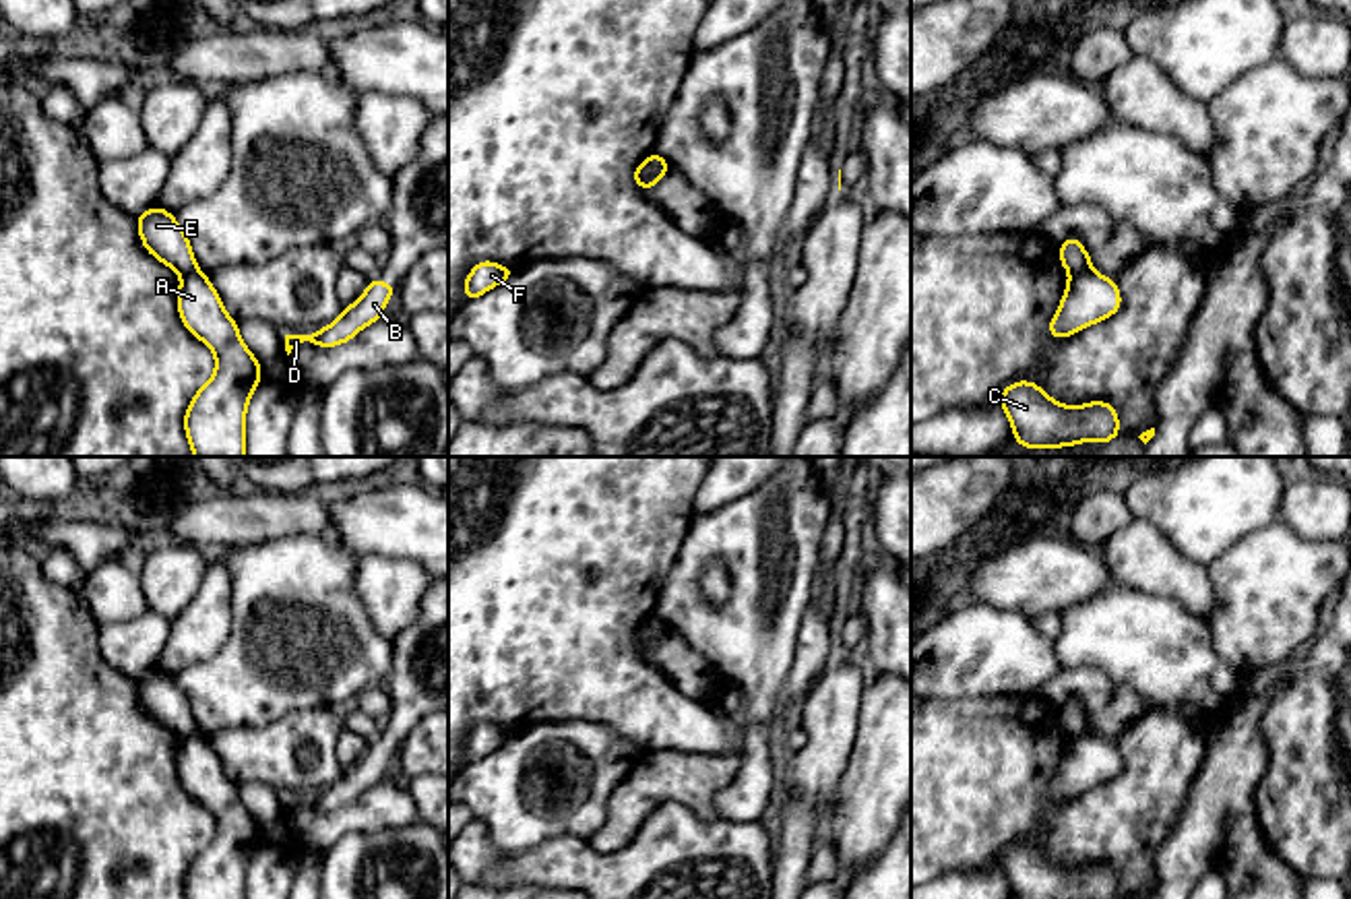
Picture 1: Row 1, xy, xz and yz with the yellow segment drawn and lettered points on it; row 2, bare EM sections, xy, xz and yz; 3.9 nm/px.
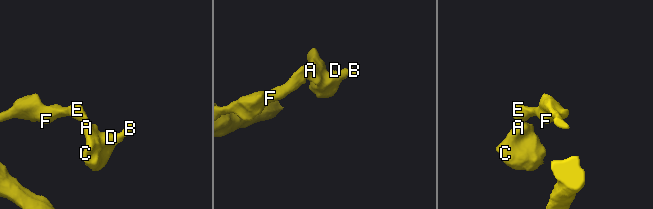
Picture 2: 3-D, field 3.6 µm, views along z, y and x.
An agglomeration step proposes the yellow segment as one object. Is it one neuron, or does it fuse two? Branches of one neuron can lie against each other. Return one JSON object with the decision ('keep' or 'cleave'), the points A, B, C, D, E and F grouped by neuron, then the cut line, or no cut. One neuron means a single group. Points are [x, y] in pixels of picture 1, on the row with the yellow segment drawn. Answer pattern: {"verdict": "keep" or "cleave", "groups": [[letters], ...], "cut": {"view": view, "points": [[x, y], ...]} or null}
{"verdict": "cleave", "groups": [["A", "B", "C", "D"], ["E", "F"]], "cut": {"view": "yz", "points": [[1091, 269], [1071, 275]]}}

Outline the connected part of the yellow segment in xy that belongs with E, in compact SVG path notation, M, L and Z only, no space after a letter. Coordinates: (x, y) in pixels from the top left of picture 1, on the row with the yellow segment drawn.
M155 205L143 215L136 215L136 225L140 242L151 256L180 277L198 271L188 234L178 225L174 213Z

